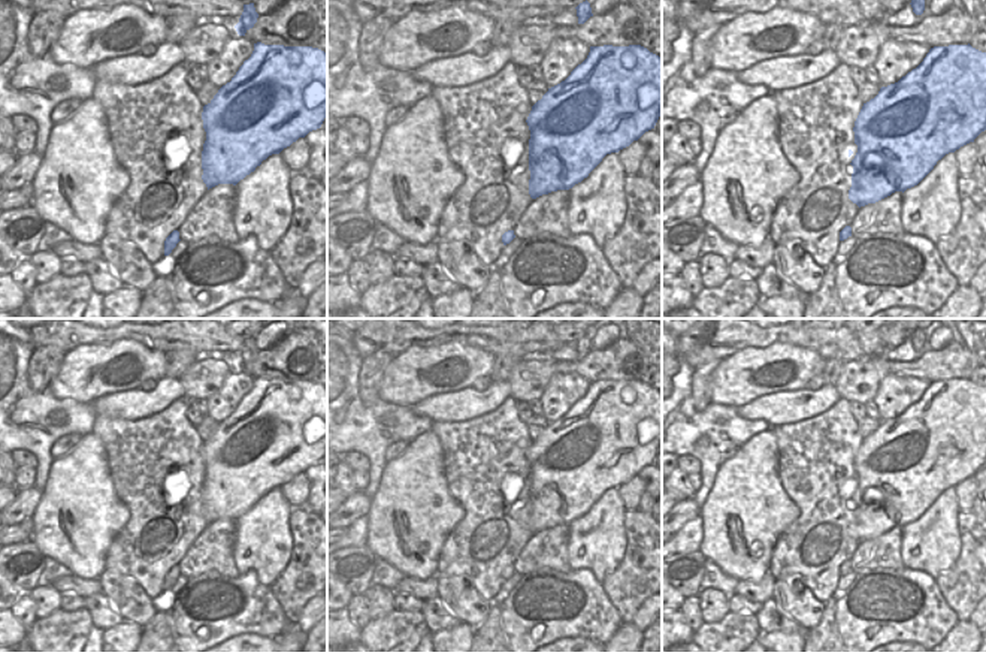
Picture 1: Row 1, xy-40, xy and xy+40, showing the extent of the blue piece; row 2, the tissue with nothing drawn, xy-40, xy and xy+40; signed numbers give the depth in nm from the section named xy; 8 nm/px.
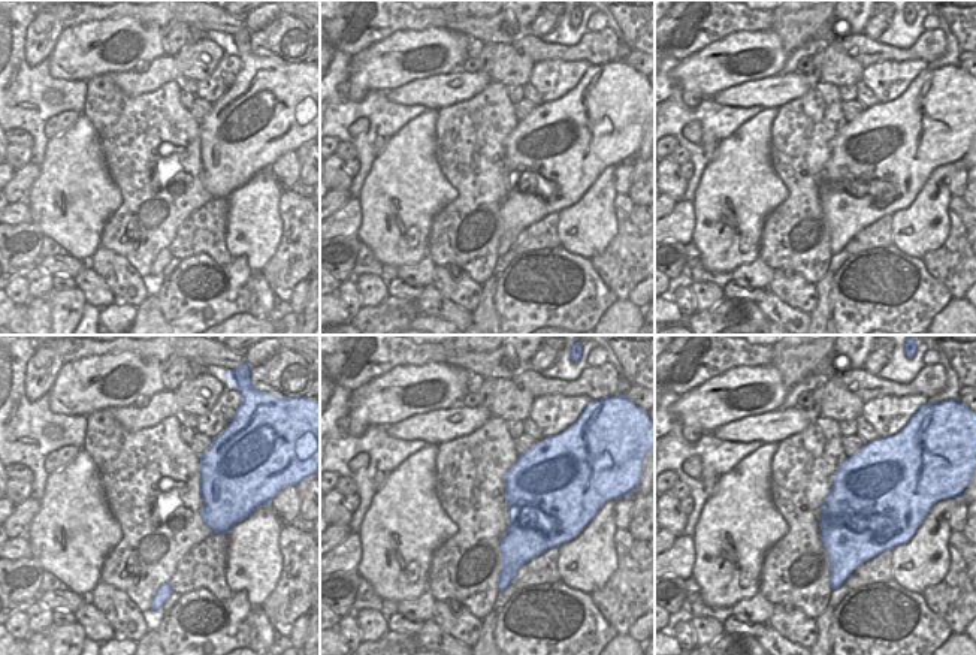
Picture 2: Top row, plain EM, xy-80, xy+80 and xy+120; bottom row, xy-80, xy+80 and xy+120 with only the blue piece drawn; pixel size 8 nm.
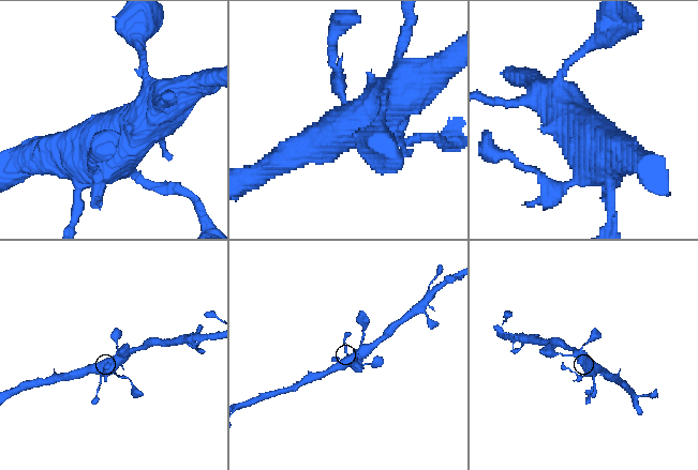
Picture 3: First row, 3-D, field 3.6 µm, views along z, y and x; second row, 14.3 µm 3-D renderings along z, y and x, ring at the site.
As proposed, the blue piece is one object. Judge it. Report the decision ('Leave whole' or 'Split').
Leave whole.

